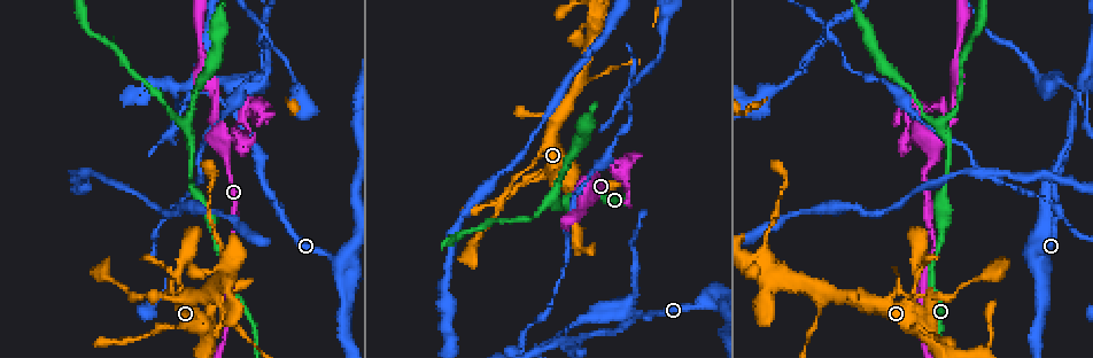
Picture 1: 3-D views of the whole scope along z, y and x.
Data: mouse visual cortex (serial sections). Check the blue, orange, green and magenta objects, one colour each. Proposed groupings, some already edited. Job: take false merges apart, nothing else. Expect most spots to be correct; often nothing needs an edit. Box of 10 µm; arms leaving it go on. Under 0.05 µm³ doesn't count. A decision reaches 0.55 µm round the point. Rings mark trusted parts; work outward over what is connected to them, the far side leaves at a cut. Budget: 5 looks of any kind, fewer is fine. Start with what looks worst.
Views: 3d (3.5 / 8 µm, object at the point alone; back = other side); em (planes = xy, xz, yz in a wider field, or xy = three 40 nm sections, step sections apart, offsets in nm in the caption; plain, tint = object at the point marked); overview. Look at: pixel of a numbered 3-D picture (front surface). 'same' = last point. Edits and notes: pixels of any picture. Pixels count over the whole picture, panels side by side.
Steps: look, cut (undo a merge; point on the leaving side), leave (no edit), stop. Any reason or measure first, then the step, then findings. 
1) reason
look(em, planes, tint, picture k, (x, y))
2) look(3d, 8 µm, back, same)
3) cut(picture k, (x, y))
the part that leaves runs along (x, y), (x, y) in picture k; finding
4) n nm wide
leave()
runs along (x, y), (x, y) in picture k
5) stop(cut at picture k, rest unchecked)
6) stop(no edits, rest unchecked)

sharp bend
look(3d, 8 µm, picture 1, (236, 134))

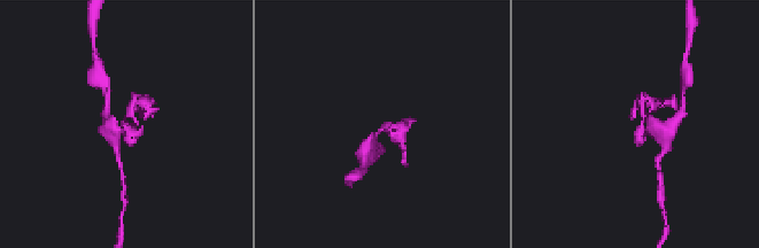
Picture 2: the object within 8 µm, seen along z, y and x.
look(em, planes, tint, same)

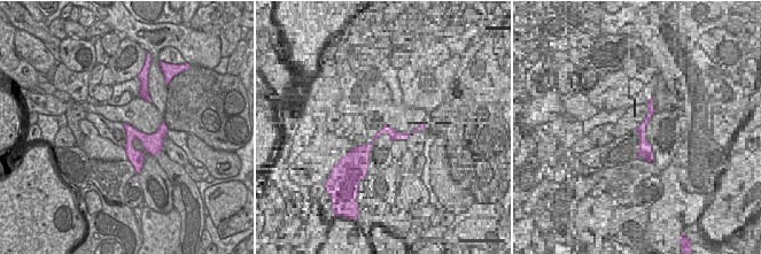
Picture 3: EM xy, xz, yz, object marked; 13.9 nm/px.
leave()
runs along (666, 139), (641, 126), (640, 105) in picture 2; continuous, no second cell

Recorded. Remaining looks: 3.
calibre changes
look(3d, 8 µm, picture 1, (765, 244))

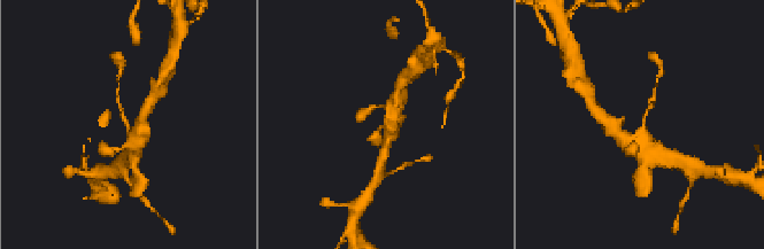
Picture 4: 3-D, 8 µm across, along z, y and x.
arms of 150, 400 nm; shape alone is not enough
look(em, xy, step 5, tint, same)

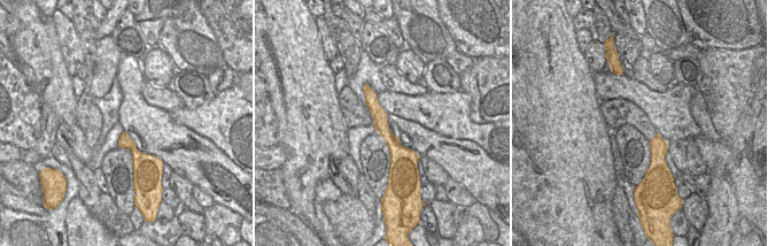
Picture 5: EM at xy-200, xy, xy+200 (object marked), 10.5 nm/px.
leave()
runs along (132, 152), (136, 140), (118, 96) in picture 4; continuous, no second cell

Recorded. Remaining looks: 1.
stop(no edits, rest unchecked)

